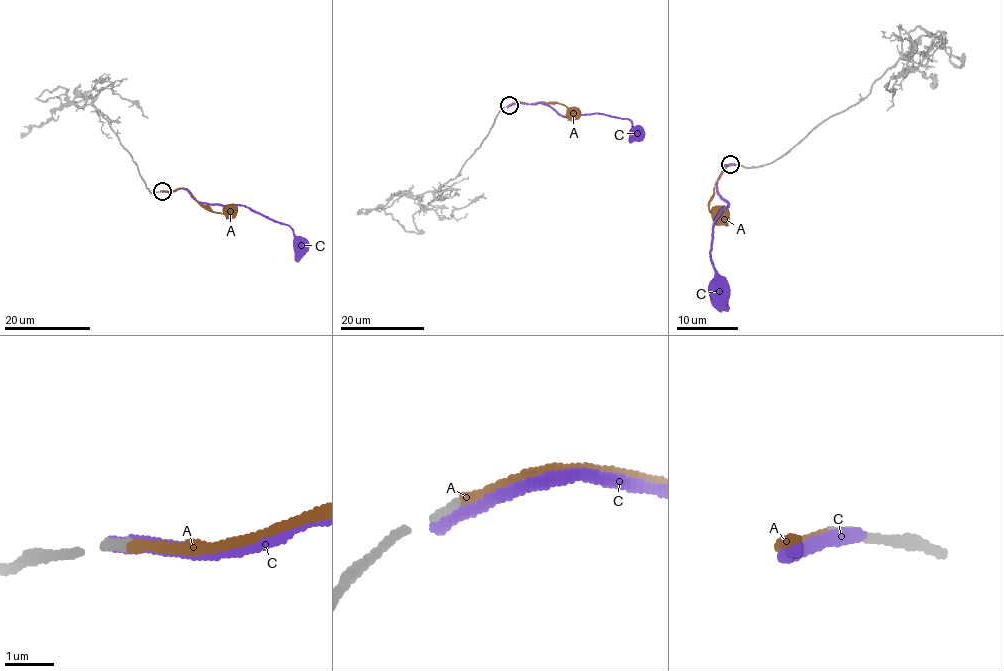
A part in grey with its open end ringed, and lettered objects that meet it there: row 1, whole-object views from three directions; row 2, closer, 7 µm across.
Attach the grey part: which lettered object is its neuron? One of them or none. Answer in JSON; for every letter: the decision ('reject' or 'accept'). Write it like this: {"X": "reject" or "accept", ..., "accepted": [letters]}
{"A": "accept", "C": "reject", "accepted": ["A"]}

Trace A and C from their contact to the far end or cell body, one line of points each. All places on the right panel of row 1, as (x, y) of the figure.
A: (730, 163), (725, 164), (708, 209), (718, 221), (724, 219)
C: (732, 163), (724, 168), (716, 187), (728, 205), (715, 219), (711, 250), (712, 266), (725, 282), (721, 287)

